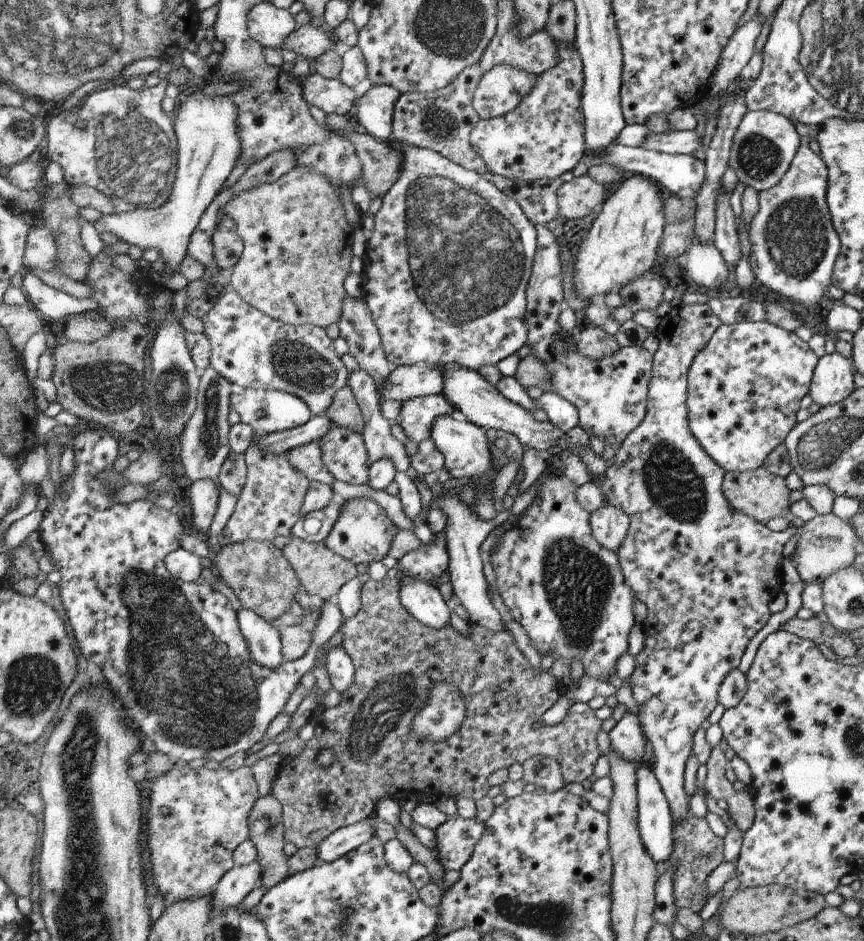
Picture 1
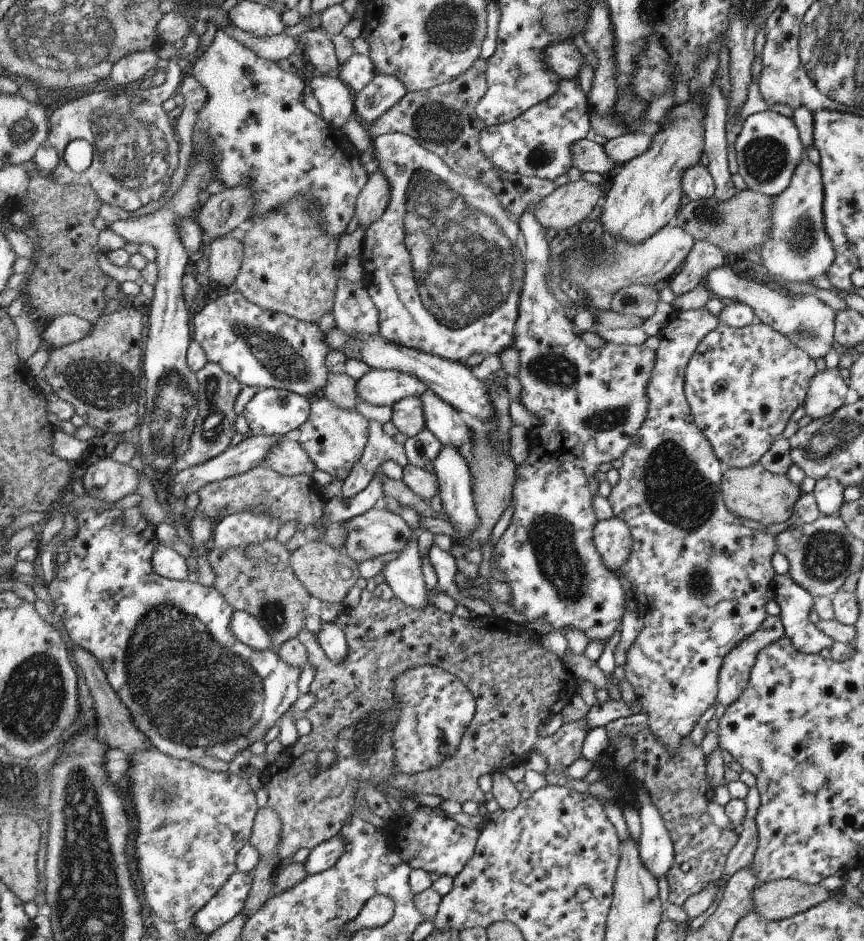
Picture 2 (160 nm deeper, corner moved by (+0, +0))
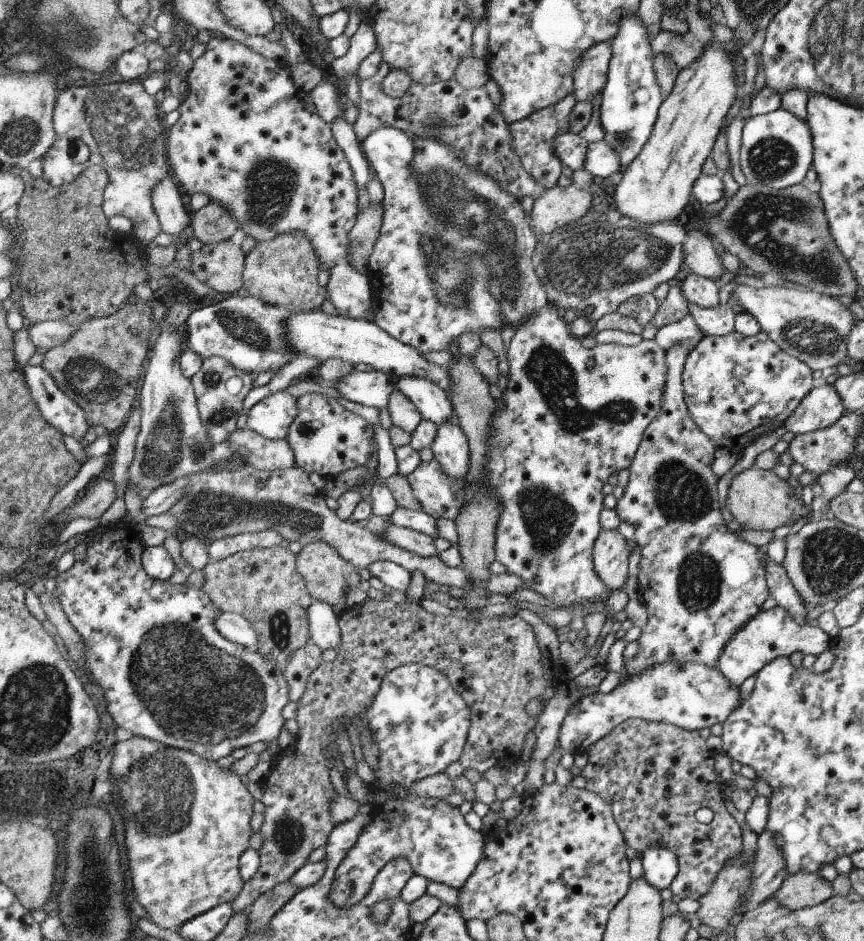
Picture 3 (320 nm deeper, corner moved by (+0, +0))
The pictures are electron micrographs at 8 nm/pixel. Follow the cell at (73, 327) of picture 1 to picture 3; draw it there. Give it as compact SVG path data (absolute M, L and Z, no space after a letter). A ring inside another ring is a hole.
M43 321L28 327L31 343L40 350L48 350L64 344L74 333L76 327L68 322Z

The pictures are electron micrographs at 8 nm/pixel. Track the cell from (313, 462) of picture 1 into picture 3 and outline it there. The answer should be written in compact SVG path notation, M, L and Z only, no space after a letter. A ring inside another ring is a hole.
M234 429L227 440L240 460L258 470L273 471L295 465L295 456L286 439L264 438L252 429Z

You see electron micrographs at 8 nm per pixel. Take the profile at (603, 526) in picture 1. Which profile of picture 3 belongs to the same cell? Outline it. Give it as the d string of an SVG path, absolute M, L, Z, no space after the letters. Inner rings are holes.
M602 531L594 546L594 565L609 590L624 586L628 578L628 542L618 531Z

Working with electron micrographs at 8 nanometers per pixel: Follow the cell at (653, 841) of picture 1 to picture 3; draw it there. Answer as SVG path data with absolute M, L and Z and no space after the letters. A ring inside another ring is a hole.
M653 844L640 855L643 877L657 889L669 888L679 871L677 856L668 848Z

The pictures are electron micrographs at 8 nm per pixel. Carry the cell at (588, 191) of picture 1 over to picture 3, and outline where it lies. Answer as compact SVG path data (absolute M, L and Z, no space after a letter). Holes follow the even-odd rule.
M556 184L536 197L526 220L533 232L544 238L556 228L582 218L590 210L590 202L592 196L588 191L574 184L567 187Z

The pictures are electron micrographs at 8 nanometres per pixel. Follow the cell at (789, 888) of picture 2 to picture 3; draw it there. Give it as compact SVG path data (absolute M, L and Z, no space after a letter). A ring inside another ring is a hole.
M794 873L784 879L773 896L790 910L800 910L832 897L833 884L818 873Z

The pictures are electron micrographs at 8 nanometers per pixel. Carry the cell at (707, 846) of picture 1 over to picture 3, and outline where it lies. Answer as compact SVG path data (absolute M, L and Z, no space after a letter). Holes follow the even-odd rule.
M637 718L620 723L611 735L612 752L622 752L612 754L612 770L622 770L622 774L612 774L612 784L608 782L610 758L606 735L586 752L588 761L581 769L581 775L586 778L585 788L611 805L624 840L634 852L642 854L653 844L660 844L677 856L679 871L669 886L672 899L676 904L682 899L698 902L710 890L721 866L742 851L740 826L724 806L722 784L718 782L706 740L698 731ZM704 807L714 814L709 824L698 822L694 815L696 810Z

